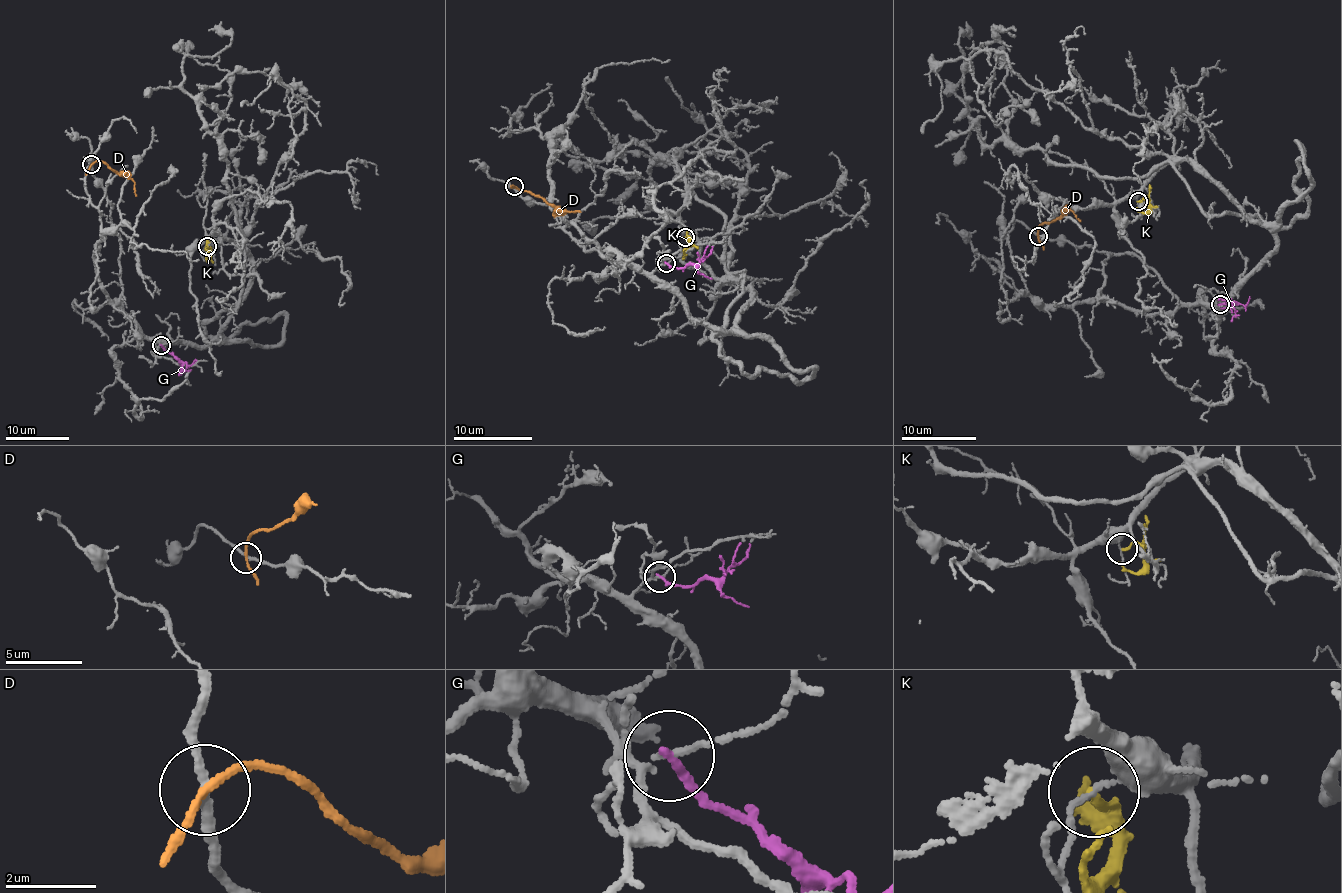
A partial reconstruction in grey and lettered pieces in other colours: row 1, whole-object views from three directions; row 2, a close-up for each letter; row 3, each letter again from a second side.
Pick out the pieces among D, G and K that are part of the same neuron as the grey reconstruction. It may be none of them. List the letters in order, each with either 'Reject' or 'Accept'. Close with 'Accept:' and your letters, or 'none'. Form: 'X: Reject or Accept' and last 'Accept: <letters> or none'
D: Reject
G: Reject
K: Reject
Accept: none

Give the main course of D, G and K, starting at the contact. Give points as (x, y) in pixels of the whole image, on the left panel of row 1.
D: (91, 164), (106, 162), (119, 174), (131, 177), (137, 196)
G: (161, 346), (191, 365), (196, 360)
K: (207, 245), (210, 250), (208, 258), (209, 251)

